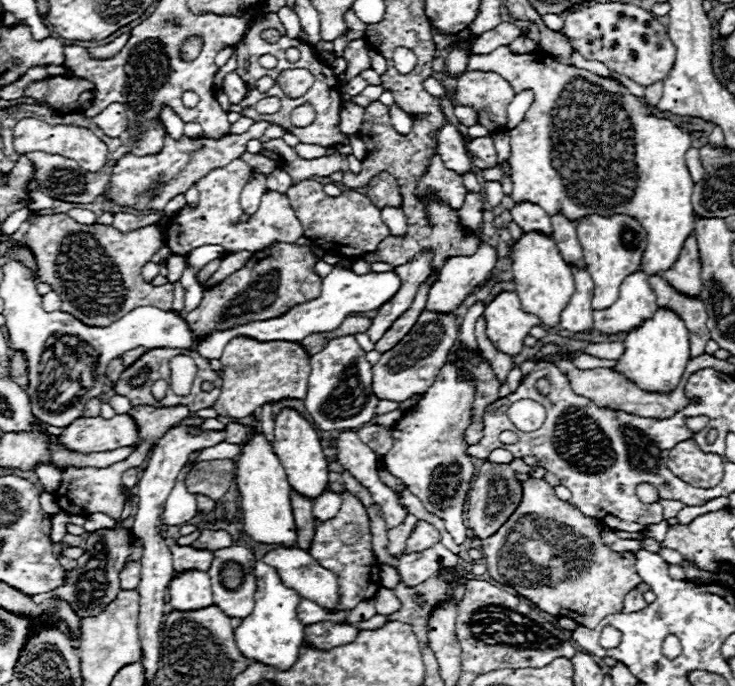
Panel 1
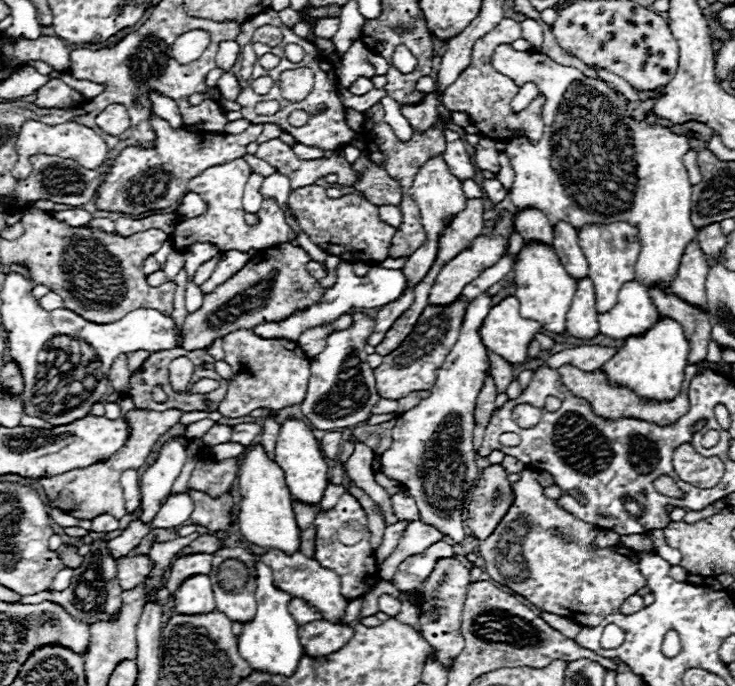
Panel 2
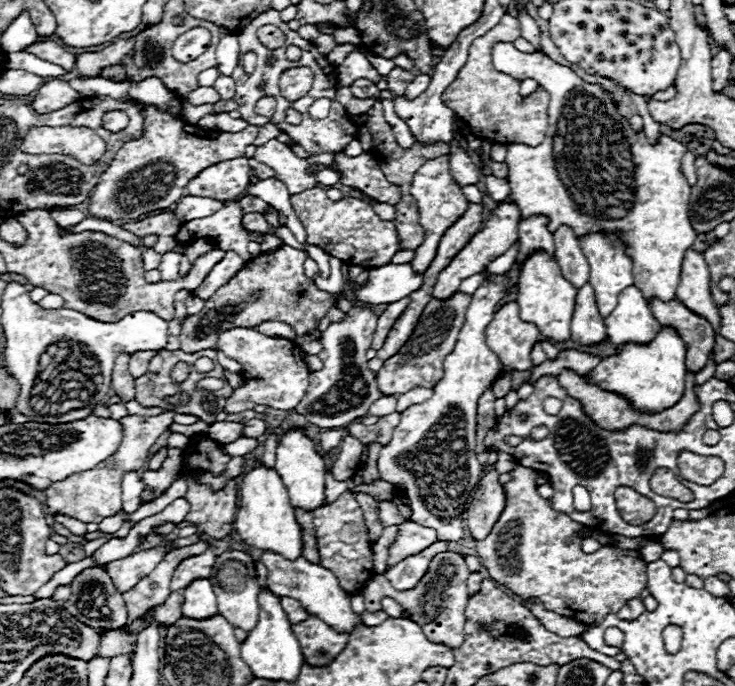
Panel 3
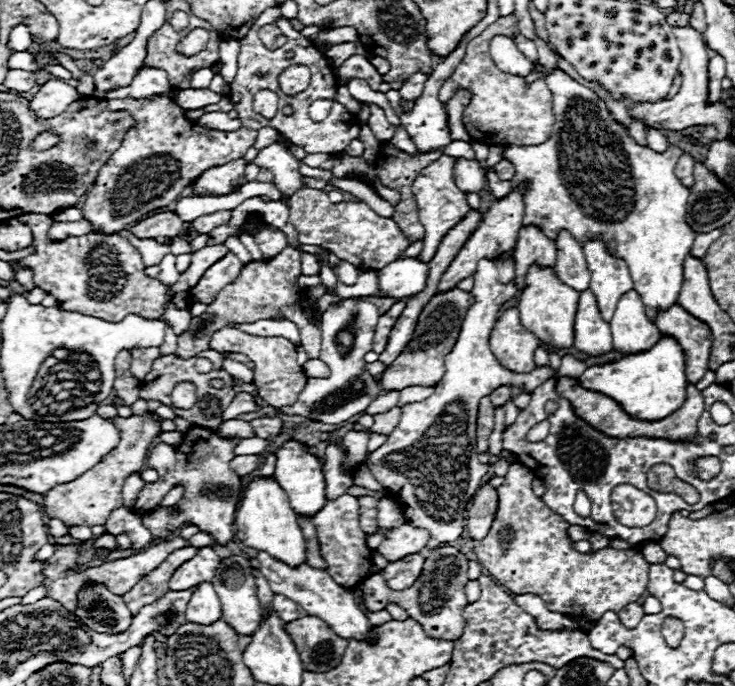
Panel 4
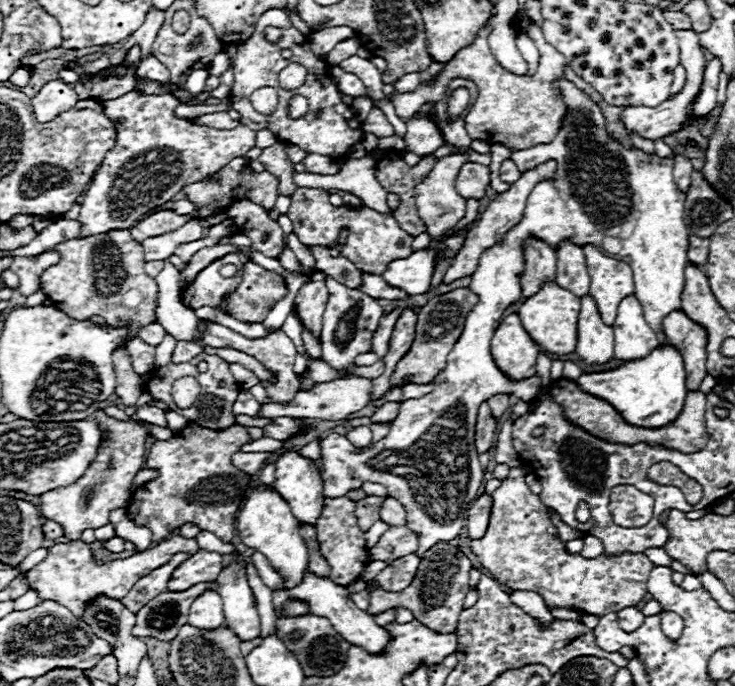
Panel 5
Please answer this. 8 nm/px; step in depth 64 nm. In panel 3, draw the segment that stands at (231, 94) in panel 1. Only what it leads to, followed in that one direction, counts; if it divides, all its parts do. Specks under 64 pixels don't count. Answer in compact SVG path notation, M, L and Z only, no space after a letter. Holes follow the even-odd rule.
M218 76L216 82L212 84L212 88L224 98L224 100L230 100L234 96L234 80L228 78L228 76Z

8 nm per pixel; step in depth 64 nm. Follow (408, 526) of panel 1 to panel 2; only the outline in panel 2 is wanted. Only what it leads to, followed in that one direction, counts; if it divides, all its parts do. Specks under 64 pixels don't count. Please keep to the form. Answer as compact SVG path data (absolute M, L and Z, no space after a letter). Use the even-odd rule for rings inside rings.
M402 520L402 522L396 522L396 524L392 524L392 526L388 526L388 528L384 530L382 544L376 548L376 562L378 562L378 568L380 568L382 562L384 562L384 560L394 552L394 548L396 548L400 536L404 534L406 526L408 526L408 522Z

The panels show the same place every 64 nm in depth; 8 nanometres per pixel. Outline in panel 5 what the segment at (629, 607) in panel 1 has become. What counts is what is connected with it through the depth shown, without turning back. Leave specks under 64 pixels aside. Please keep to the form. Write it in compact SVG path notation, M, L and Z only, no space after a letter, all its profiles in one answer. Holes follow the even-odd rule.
M624 608L622 612L618 612L620 618L620 628L624 632L634 632L644 624L644 614L636 608Z

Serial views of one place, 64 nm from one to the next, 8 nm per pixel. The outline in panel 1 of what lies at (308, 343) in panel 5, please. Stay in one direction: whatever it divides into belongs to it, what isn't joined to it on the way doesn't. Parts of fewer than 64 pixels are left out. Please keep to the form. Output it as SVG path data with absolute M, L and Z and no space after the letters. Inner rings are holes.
M270 244L264 250L252 254L244 268L236 270L222 284L204 290L202 304L184 316L194 338L212 334L214 330L236 328L254 320L270 320L274 316L286 314L296 304L310 302L320 296L320 278L314 274L312 266L318 258L298 244Z

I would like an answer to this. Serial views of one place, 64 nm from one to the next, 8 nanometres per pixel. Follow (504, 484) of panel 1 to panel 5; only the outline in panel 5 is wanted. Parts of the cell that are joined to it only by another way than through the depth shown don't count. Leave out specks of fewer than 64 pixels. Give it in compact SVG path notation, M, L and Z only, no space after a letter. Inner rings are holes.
M480 494L474 500L474 504L472 504L470 512L468 512L468 526L466 526L468 536L472 540L478 540L478 538L482 538L486 534L488 518L490 518L490 508L492 508L492 496Z

